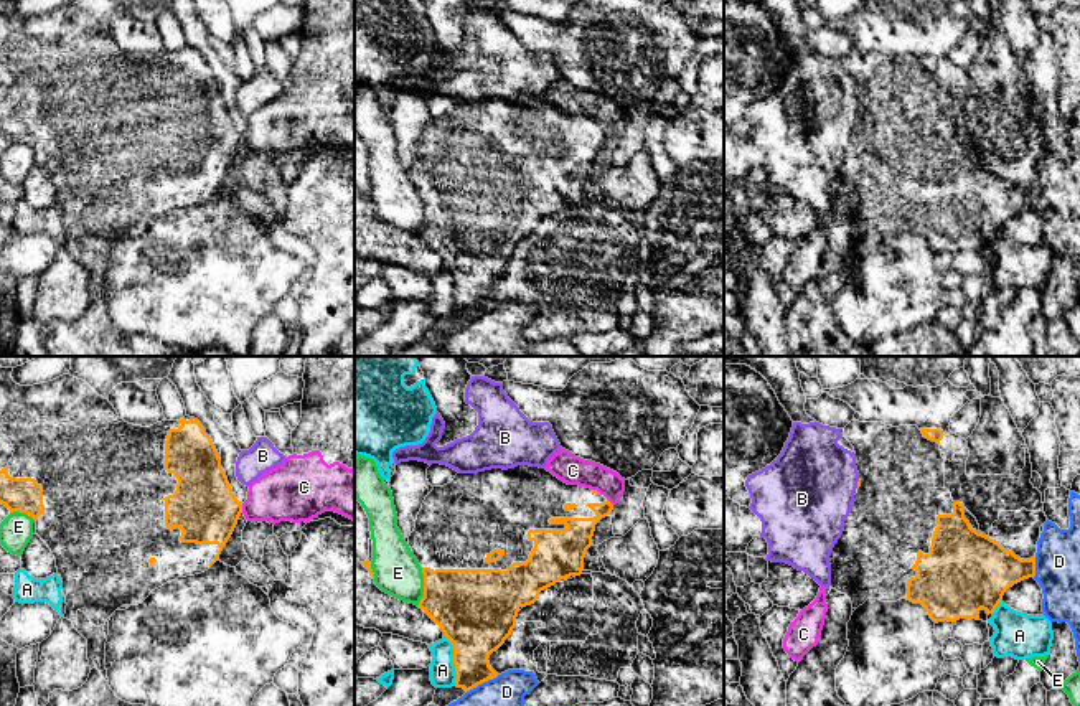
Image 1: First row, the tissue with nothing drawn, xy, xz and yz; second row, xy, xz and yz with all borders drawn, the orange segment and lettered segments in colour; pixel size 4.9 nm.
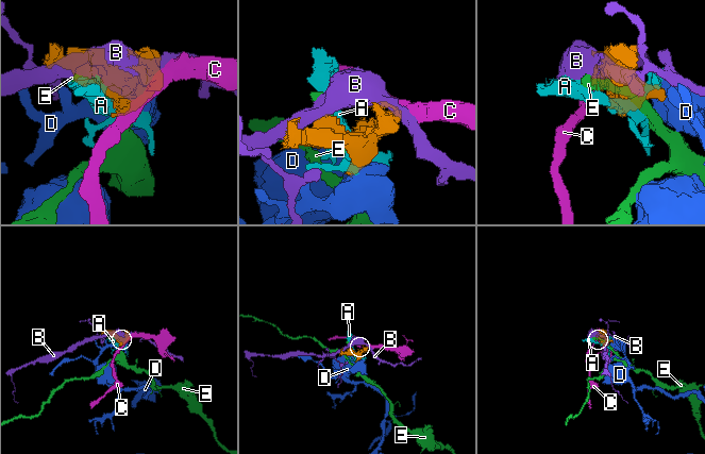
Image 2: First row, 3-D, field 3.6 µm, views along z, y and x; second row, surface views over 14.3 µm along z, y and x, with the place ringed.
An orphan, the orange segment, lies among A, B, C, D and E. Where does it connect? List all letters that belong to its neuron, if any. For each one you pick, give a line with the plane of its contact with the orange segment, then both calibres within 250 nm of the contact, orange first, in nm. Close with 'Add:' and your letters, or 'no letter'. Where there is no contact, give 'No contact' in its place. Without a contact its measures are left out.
Add: no letter

